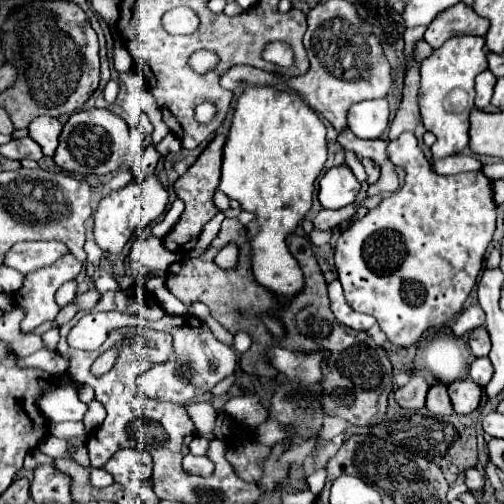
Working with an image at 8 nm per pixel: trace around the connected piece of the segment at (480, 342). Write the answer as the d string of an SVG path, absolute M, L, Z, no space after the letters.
M475 328L469 336L469 346L471 346L471 352L481 358L481 356L487 356L489 350L491 350L491 342L489 342L489 334L485 328Z

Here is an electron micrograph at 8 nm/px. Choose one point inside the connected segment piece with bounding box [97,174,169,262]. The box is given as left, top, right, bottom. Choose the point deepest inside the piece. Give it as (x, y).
(119, 216)

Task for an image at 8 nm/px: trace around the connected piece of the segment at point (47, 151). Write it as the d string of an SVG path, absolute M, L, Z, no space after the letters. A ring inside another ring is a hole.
M39 116L29 126L29 136L43 148L45 156L53 156L59 146L61 122L51 116Z

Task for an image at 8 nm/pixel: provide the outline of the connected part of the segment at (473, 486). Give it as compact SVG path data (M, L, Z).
M469 468L465 472L465 484L469 486L469 490L479 490L485 486L485 476L477 468Z

